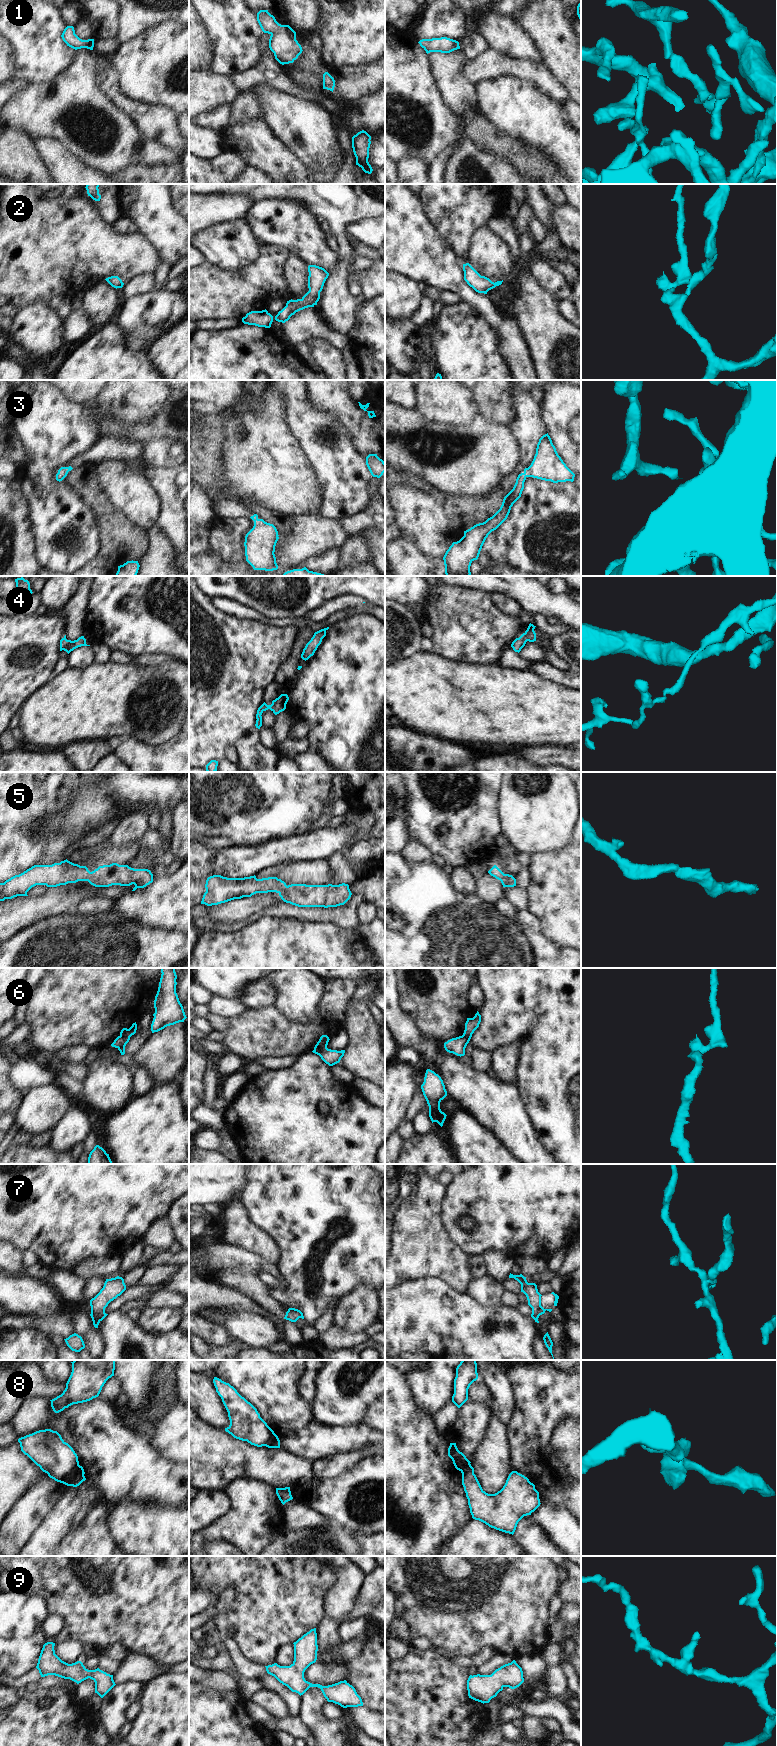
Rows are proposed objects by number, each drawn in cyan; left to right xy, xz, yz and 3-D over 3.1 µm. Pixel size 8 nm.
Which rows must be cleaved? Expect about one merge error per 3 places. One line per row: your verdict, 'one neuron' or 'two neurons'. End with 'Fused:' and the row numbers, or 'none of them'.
1: one neuron
2: one neuron
3: one neuron
4: one neuron
5: one neuron
6: two neurons
7: two neurons
8: two neurons
9: one neuron
Fused: 6, 7, 8

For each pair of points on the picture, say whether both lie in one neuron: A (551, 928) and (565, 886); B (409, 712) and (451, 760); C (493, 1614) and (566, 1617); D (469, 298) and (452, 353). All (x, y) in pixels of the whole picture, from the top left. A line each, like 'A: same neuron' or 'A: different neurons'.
A: same neuron
B: different neurons
C: different neurons
D: different neurons

